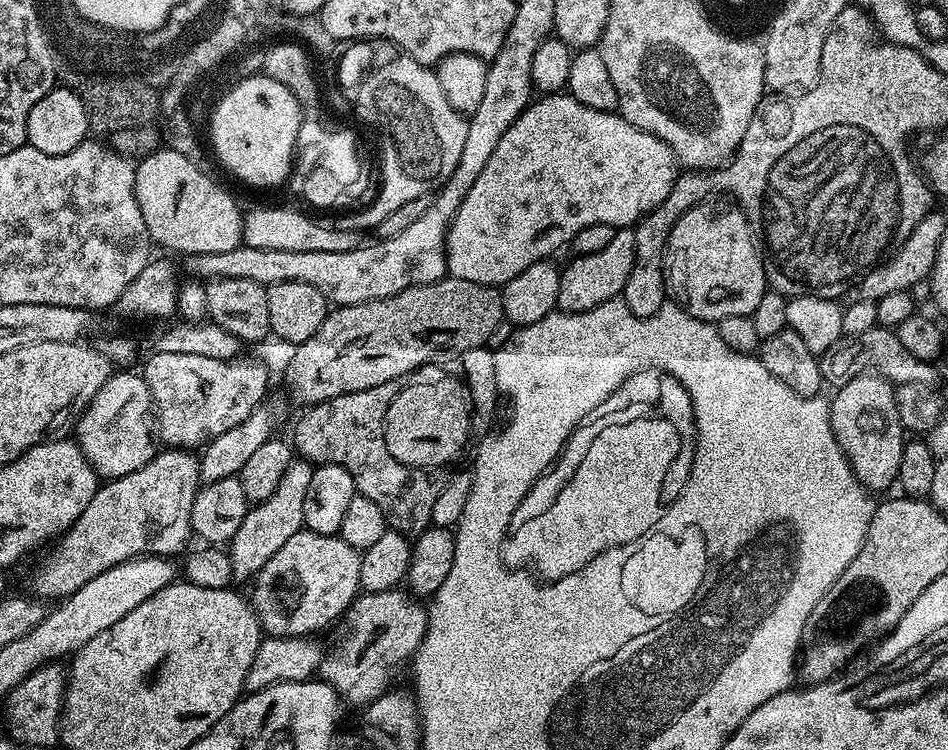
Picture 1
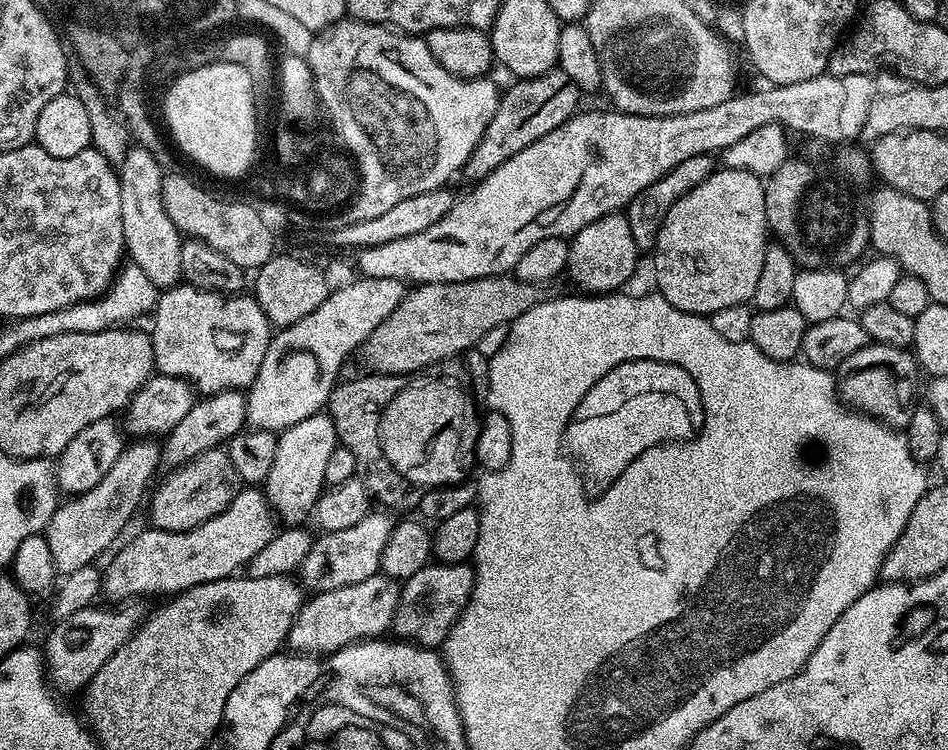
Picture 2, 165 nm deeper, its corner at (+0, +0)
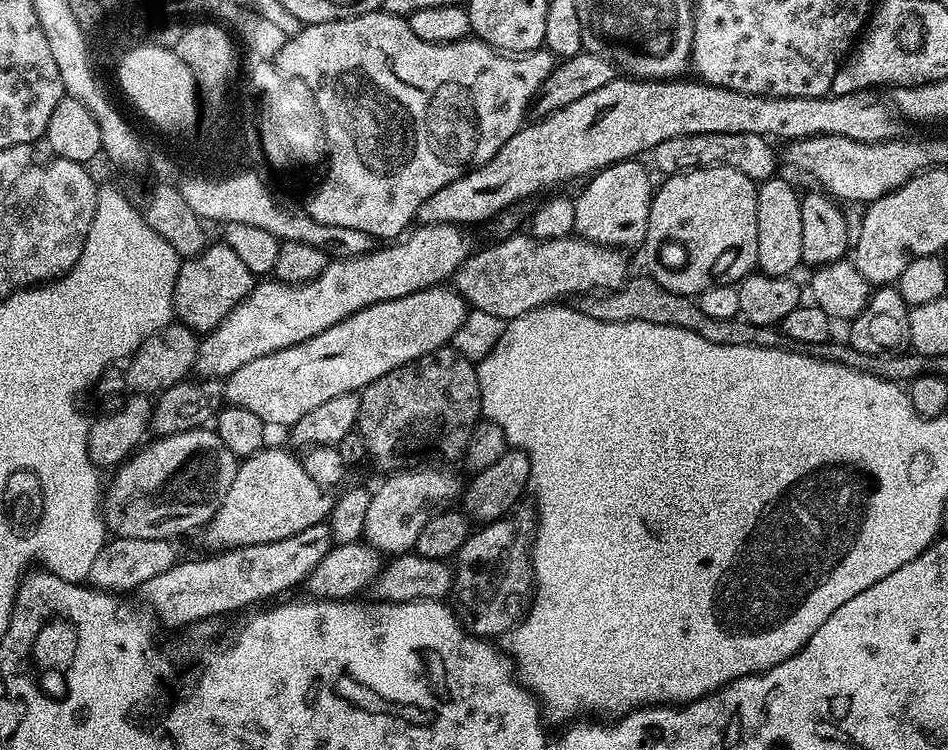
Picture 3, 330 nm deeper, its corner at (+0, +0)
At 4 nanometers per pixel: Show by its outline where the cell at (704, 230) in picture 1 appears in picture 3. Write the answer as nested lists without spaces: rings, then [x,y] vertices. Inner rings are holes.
[[[703,168],[702,170],[694,170],[693,172],[679,172],[673,176],[661,179],[658,187],[652,194],[652,205],[650,206],[650,218],[646,226],[646,238],[642,245],[642,253],[644,252],[644,260],[648,263],[646,268],[647,275],[653,276],[658,283],[666,286],[666,290],[670,290],[674,294],[682,294],[693,298],[699,297],[701,292],[710,290],[714,286],[722,286],[723,284],[739,285],[745,276],[749,275],[757,267],[756,259],[758,258],[758,202],[756,201],[757,181],[746,178],[746,174],[742,174],[733,168]]]

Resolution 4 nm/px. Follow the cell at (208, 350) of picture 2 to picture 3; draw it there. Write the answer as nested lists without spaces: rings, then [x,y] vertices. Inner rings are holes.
[[[223,242],[209,243],[197,256],[185,259],[178,270],[178,278],[174,282],[174,298],[172,311],[179,323],[192,329],[197,334],[212,332],[248,297],[254,287],[254,277],[250,266],[234,254],[229,244]]]

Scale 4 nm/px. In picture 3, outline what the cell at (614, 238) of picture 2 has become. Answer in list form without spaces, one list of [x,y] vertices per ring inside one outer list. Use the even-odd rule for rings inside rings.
[[[636,158],[620,160],[587,177],[585,184],[588,185],[574,196],[575,235],[579,239],[621,250],[639,249],[643,245],[650,218],[654,180],[652,184],[648,177],[649,169],[644,169],[640,163]]]

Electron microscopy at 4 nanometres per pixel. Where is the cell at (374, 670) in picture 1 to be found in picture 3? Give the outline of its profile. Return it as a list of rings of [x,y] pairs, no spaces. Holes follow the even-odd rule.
[[[517,511],[511,518],[495,520],[492,524],[477,527],[456,551],[450,607],[455,612],[460,625],[464,627],[464,631],[473,636],[503,637],[514,625],[524,619],[530,607],[530,601],[534,595],[532,557],[530,555],[534,535],[534,516],[531,511],[519,512]]]

